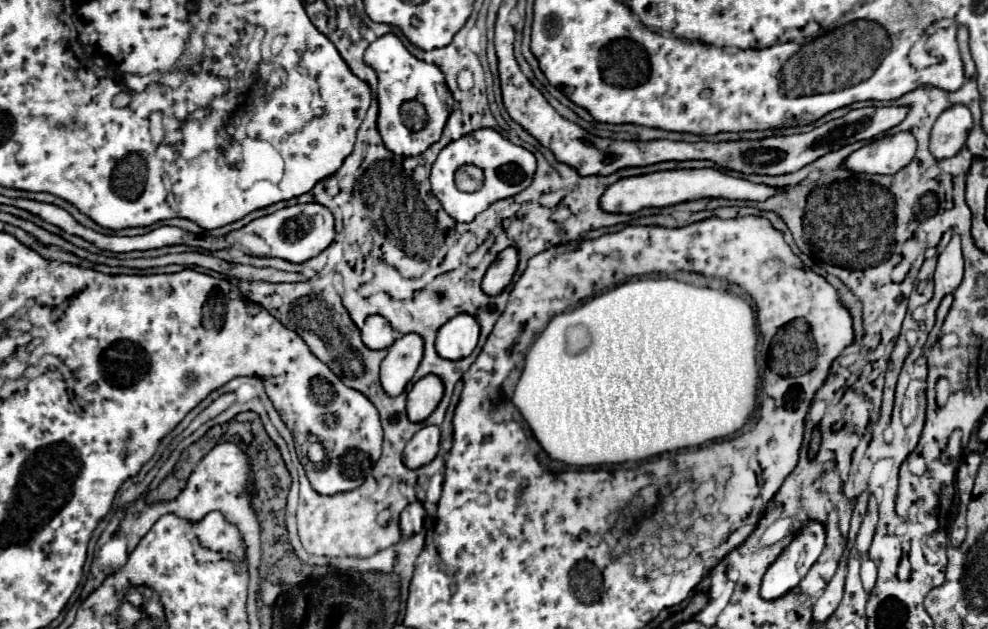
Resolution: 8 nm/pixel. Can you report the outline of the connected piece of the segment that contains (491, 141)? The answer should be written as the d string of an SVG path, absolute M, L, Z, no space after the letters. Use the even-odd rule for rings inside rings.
M478 129L478 131L472 131L470 135L460 137L458 141L452 141L440 151L436 163L432 165L430 181L432 181L434 195L438 197L438 201L442 203L448 215L452 215L456 221L472 221L474 215L484 211L494 201L508 199L524 191L532 183L534 173L536 173L536 157L530 151L510 143L494 129ZM466 163L480 167L486 175L484 187L476 193L462 193L454 185L454 173Z

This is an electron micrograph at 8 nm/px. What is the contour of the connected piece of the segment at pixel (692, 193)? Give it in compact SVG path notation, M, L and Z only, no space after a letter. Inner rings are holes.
M674 169L674 171L656 171L638 177L626 177L616 181L602 195L602 209L608 213L636 213L646 207L672 207L686 201L700 199L736 199L736 201L766 201L774 193L782 191L780 187L770 187L764 183L750 183L746 179L730 177L716 169Z

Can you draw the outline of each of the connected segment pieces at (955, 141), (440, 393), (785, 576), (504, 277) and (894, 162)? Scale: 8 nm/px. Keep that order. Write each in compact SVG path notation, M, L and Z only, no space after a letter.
M966 107L946 109L932 127L930 153L934 155L934 159L940 161L954 157L966 143L970 127L972 127L972 115Z
M426 375L408 393L408 419L410 421L424 421L432 415L432 411L438 407L438 403L444 397L444 383L438 375Z
M810 519L806 525L802 525L798 535L782 549L782 553L776 557L776 561L766 569L766 573L762 577L762 585L760 585L760 597L778 599L780 595L794 589L802 581L802 577L808 573L808 569L818 561L824 547L826 547L826 527L824 527L824 523Z
M508 247L504 249L498 259L490 265L488 273L484 275L482 279L482 289L488 293L488 295L498 295L504 287L510 285L514 273L516 273L516 267L518 267L518 259L520 259L520 253L518 249L514 247Z
M896 133L894 137L876 139L854 151L842 161L842 169L868 175L894 175L914 159L914 153L916 139L910 133Z

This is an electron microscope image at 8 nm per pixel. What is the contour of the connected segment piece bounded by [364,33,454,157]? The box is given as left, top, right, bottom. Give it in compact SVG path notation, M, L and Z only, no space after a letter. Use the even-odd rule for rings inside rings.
M392 33L378 37L374 43L370 43L364 53L364 61L378 75L378 105L380 105L378 131L382 135L386 149L398 157L422 155L432 143L436 143L440 139L442 129L452 111L454 99L446 85L444 73L436 65L428 65L428 63L416 59L414 55L410 55L408 49L402 45L402 41ZM410 99L416 99L418 103L422 103L428 113L428 125L420 131L410 131L402 123L402 117L400 117L400 105Z

